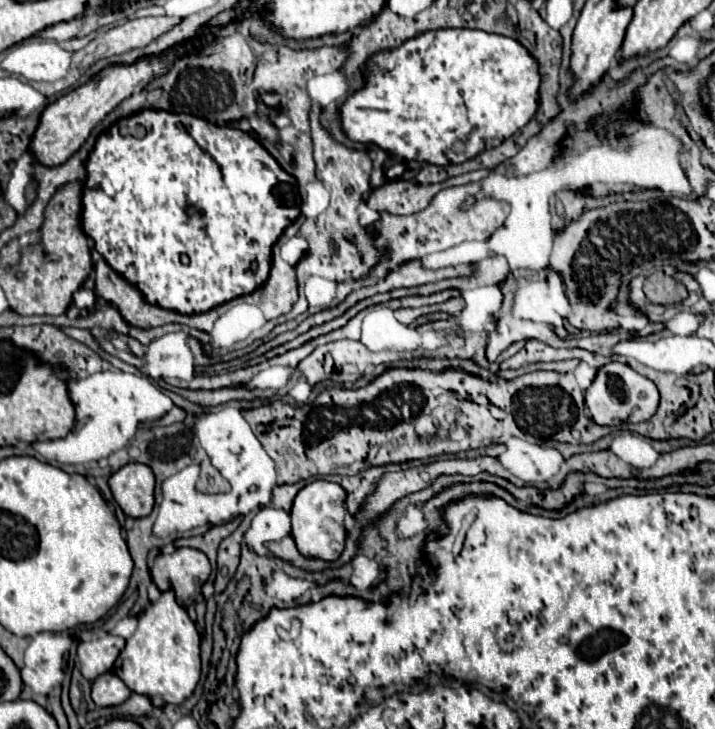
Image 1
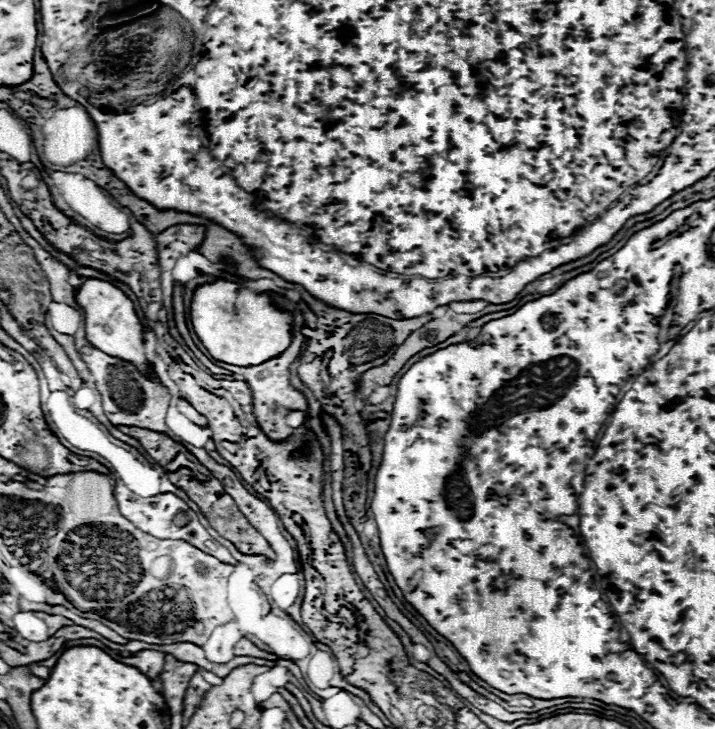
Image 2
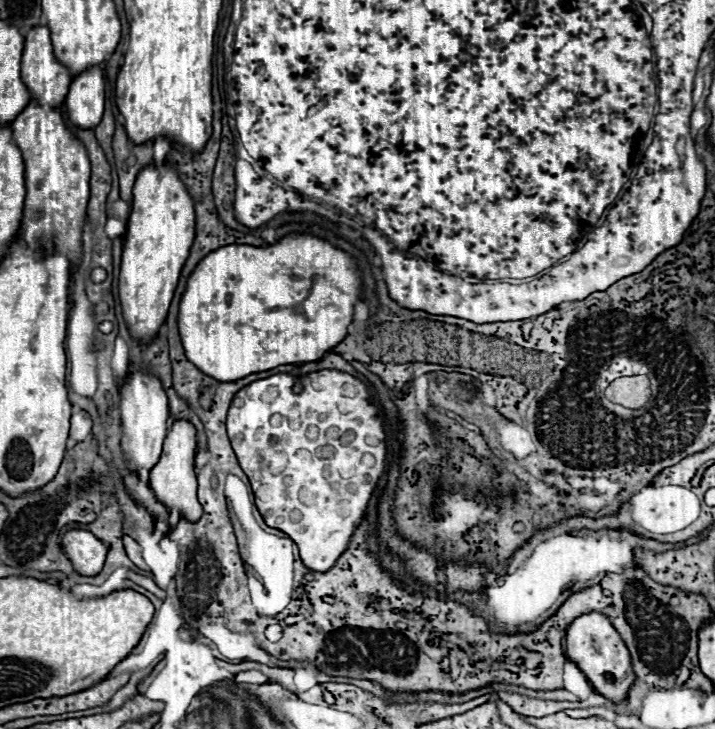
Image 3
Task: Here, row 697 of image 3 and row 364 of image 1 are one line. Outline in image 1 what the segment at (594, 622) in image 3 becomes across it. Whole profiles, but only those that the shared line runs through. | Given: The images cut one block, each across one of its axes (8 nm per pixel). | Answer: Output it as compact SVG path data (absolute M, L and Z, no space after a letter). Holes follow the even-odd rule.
M608 362L592 380L590 388L586 390L586 406L590 410L590 416L596 424L602 426L618 426L622 422L644 422L654 414L654 408L658 408L658 388L652 380L632 370L628 364L622 362Z

